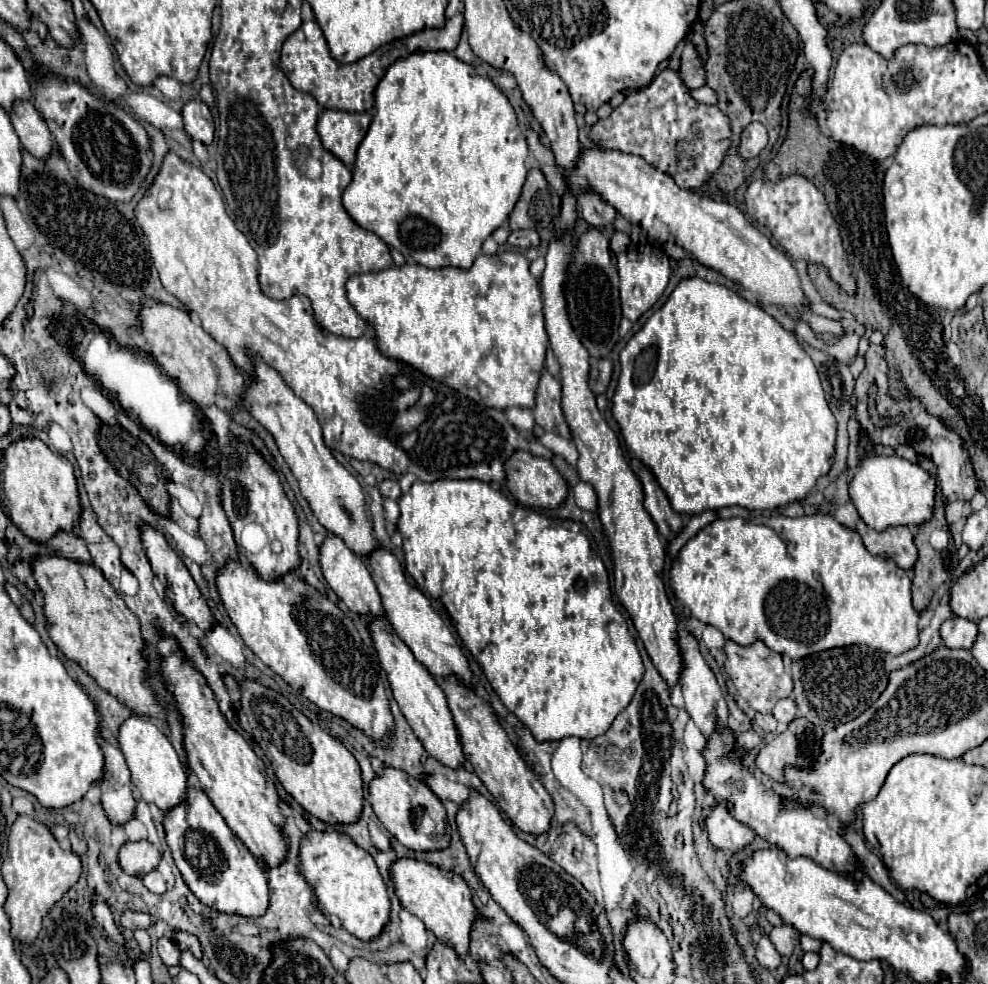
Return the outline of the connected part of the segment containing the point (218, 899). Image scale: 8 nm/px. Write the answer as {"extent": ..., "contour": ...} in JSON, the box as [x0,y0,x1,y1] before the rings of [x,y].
{"extent":[164,787,268,917],"contour":[[[188,787],[186,789],[186,803],[180,803],[174,807],[174,811],[164,811],[164,831],[166,831],[166,843],[172,851],[172,857],[176,861],[176,867],[180,869],[186,885],[190,891],[206,903],[214,911],[222,913],[236,913],[244,917],[260,917],[268,909],[268,881],[266,875],[258,863],[258,859],[242,845],[242,841],[230,831],[224,817],[218,813],[218,809],[212,805],[208,795],[200,789]]]}

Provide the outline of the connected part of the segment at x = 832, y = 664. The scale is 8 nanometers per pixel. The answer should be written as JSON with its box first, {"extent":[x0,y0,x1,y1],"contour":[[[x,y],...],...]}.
{"extent":[792,589,954,731],"contour":[[[950,589],[940,597],[940,603],[934,609],[930,625],[920,633],[920,643],[912,651],[906,651],[898,657],[890,657],[888,653],[874,651],[864,645],[850,645],[850,647],[836,647],[828,651],[820,651],[814,655],[808,655],[804,659],[792,661],[792,679],[794,679],[794,701],[798,711],[812,721],[814,725],[822,727],[824,731],[848,723],[850,719],[858,717],[862,711],[866,711],[886,689],[890,671],[902,669],[926,655],[930,655],[934,649],[942,647],[940,637],[940,625],[954,617],[950,611]]]}

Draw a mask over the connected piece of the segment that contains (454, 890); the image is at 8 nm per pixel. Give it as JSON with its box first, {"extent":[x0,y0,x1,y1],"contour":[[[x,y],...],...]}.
{"extent":[390,859,478,957],"contour":[[[396,859],[390,867],[390,875],[394,881],[394,891],[400,899],[400,903],[414,913],[428,931],[436,935],[436,939],[444,941],[448,947],[452,947],[460,957],[468,953],[468,941],[470,941],[470,925],[478,917],[474,905],[472,905],[472,893],[466,885],[466,881],[446,869],[440,869],[432,863],[418,861],[418,859]]]}

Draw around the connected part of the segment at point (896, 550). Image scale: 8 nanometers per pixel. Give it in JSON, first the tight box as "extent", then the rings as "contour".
{"extent":[856,521,918,569],"contour":[[[858,521],[856,531],[860,533],[866,549],[872,555],[884,555],[902,569],[912,569],[918,551],[914,547],[914,533],[908,527],[890,527],[886,531],[874,531],[864,521]]]}

